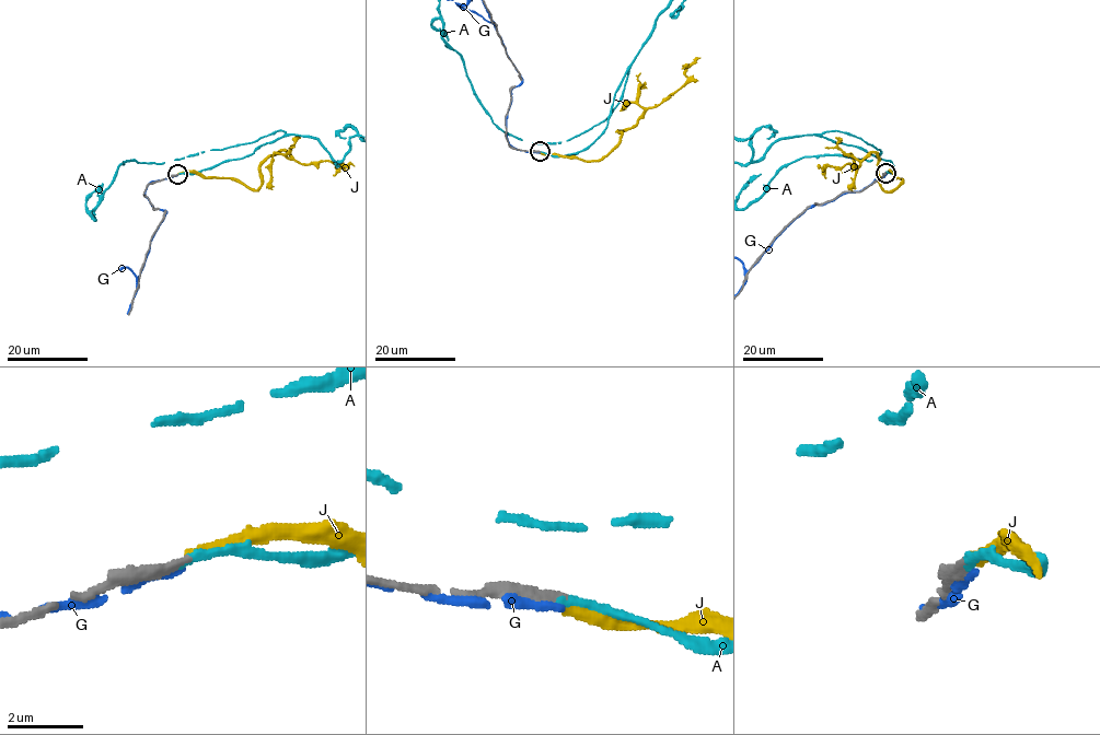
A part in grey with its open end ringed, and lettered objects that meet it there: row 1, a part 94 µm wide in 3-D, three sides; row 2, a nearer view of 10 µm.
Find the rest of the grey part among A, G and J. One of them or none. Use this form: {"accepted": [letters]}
{"accepted": ["A"]}

